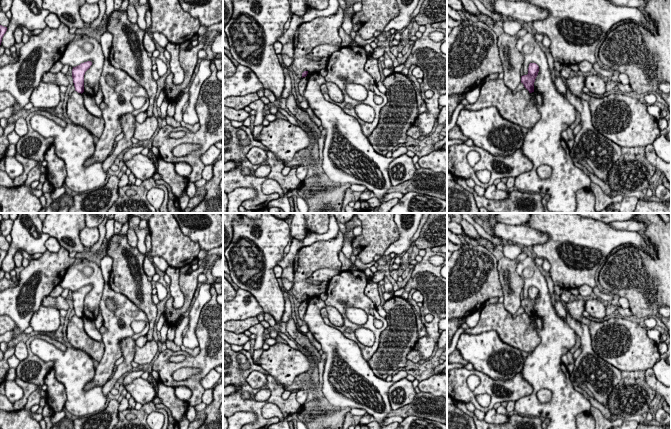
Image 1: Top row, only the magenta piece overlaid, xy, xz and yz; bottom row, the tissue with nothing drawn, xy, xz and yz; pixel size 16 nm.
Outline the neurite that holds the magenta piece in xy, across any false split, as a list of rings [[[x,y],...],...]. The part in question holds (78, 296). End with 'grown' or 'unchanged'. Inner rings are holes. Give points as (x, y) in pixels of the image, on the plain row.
[[[87,285],[81,287],[76,291],[73,291],[72,293],[73,307],[74,307],[75,315],[77,315],[78,317],[82,318],[84,316],[84,299],[91,289],[92,286]]]; unchanged

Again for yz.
[[[530,287],[528,291],[528,298],[521,300],[521,307],[529,315],[534,316],[534,306],[539,296],[539,290],[536,287]]]; unchanged

